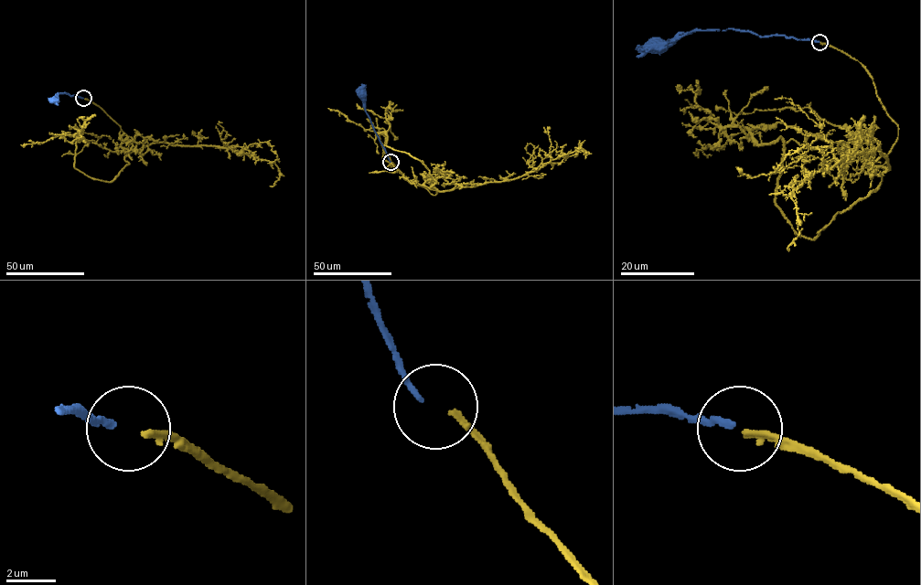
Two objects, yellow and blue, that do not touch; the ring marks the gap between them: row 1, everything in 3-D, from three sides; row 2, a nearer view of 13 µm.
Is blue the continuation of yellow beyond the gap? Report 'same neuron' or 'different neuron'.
different neuron

